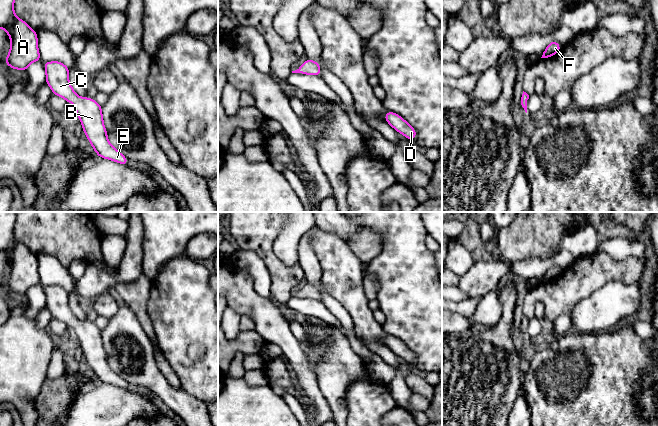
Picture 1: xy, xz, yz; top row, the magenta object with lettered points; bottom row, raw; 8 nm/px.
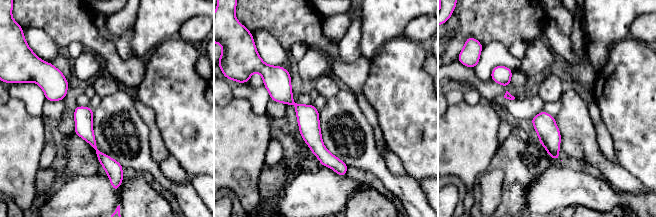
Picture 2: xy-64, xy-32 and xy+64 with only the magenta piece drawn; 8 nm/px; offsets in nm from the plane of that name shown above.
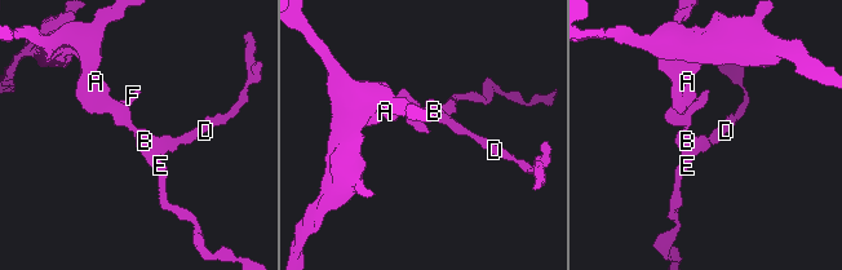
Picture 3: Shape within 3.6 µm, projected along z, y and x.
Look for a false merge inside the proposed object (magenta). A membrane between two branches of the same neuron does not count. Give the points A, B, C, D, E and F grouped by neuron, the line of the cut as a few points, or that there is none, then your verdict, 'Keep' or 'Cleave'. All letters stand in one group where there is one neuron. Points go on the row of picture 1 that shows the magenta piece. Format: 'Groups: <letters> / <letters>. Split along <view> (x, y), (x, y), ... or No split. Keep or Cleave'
Groups: A B C D E F. No split. Keep

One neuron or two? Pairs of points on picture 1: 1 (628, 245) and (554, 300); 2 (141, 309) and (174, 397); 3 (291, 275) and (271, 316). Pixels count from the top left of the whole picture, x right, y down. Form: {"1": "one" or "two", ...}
{"1": "two", "2": "two", "3": "two"}

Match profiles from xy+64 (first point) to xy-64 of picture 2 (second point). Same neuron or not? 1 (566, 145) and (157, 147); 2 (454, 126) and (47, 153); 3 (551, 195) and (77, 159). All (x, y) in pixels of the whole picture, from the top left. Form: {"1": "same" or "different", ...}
{"1": "different", "2": "different", "3": "different"}

